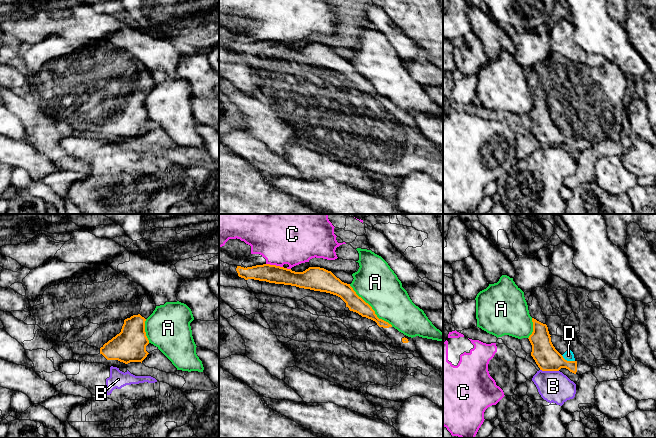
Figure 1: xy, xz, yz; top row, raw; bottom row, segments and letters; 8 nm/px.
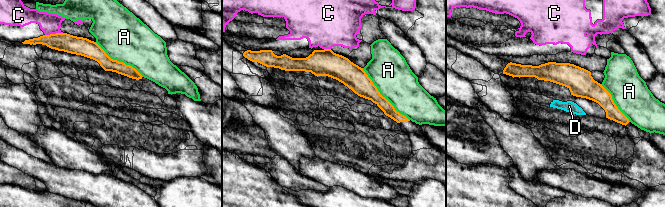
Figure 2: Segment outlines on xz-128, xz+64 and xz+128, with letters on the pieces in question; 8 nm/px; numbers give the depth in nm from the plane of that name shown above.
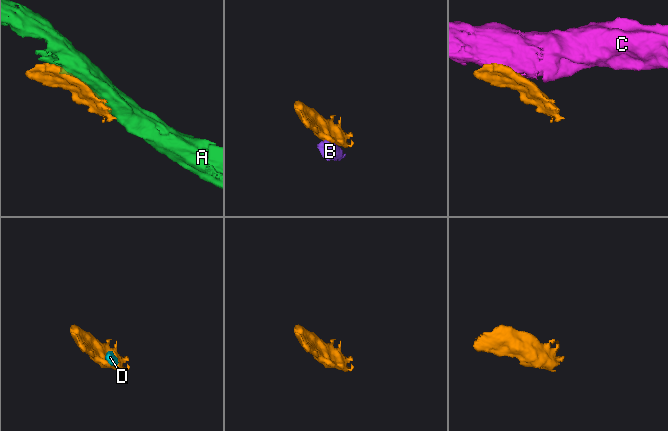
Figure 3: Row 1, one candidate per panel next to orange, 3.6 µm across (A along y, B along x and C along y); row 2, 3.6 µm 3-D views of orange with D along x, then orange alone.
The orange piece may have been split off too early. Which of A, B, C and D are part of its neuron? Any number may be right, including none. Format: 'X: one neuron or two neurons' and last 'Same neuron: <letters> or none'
A: two neurons
B: two neurons
C: two neurons
D: one neuron
Same neuron: D

